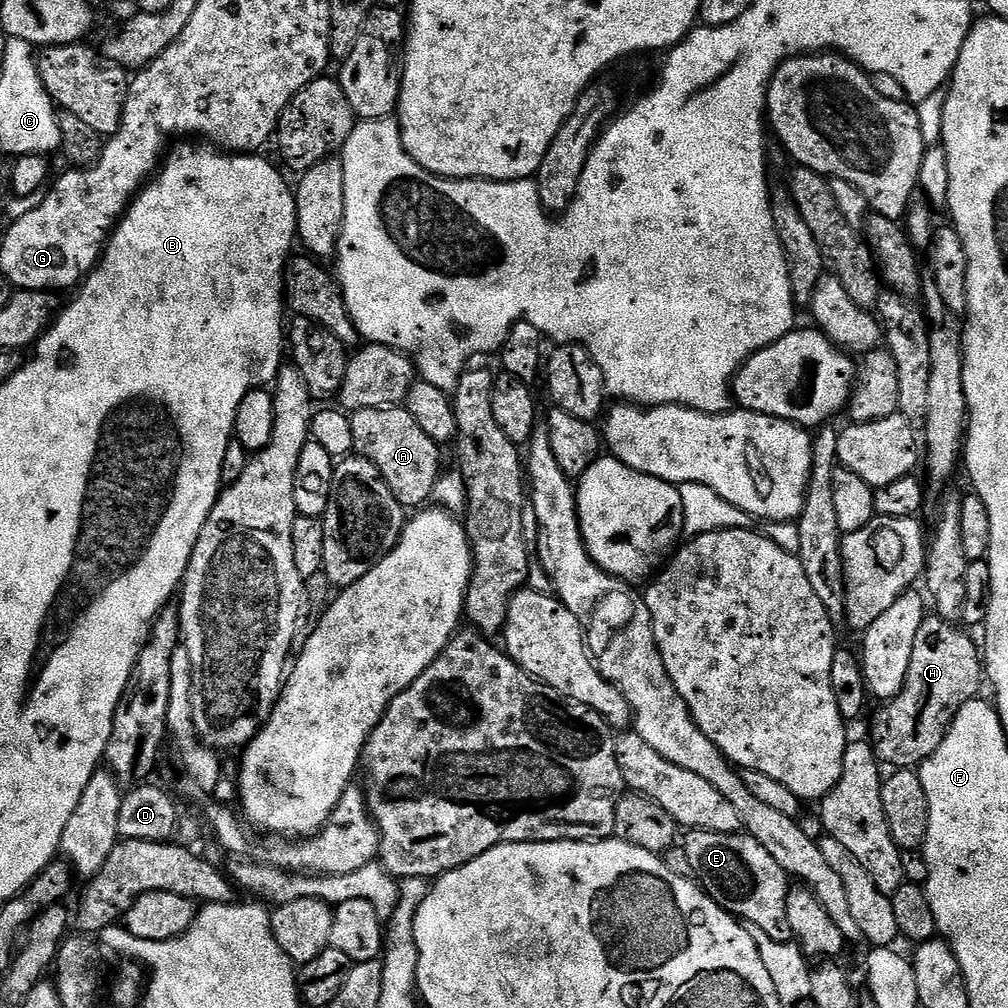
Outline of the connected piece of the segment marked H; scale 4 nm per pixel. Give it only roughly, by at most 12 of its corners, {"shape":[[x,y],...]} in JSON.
{"shape":[[938,615],[918,626],[900,693],[872,716],[881,765],[942,746],[982,684],[982,652]]}

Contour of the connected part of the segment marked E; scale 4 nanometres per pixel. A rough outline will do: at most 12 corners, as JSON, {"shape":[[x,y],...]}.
{"shape":[[738,832],[682,840],[709,898],[774,942],[788,873]]}

